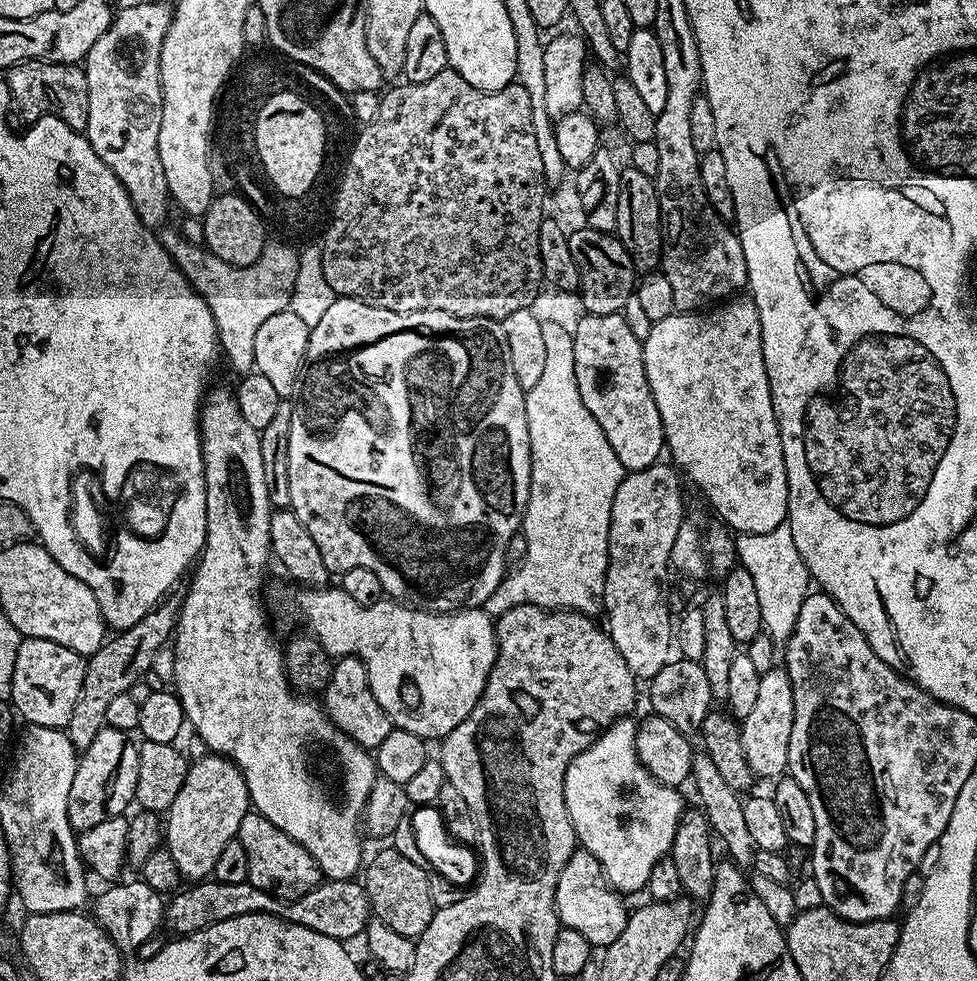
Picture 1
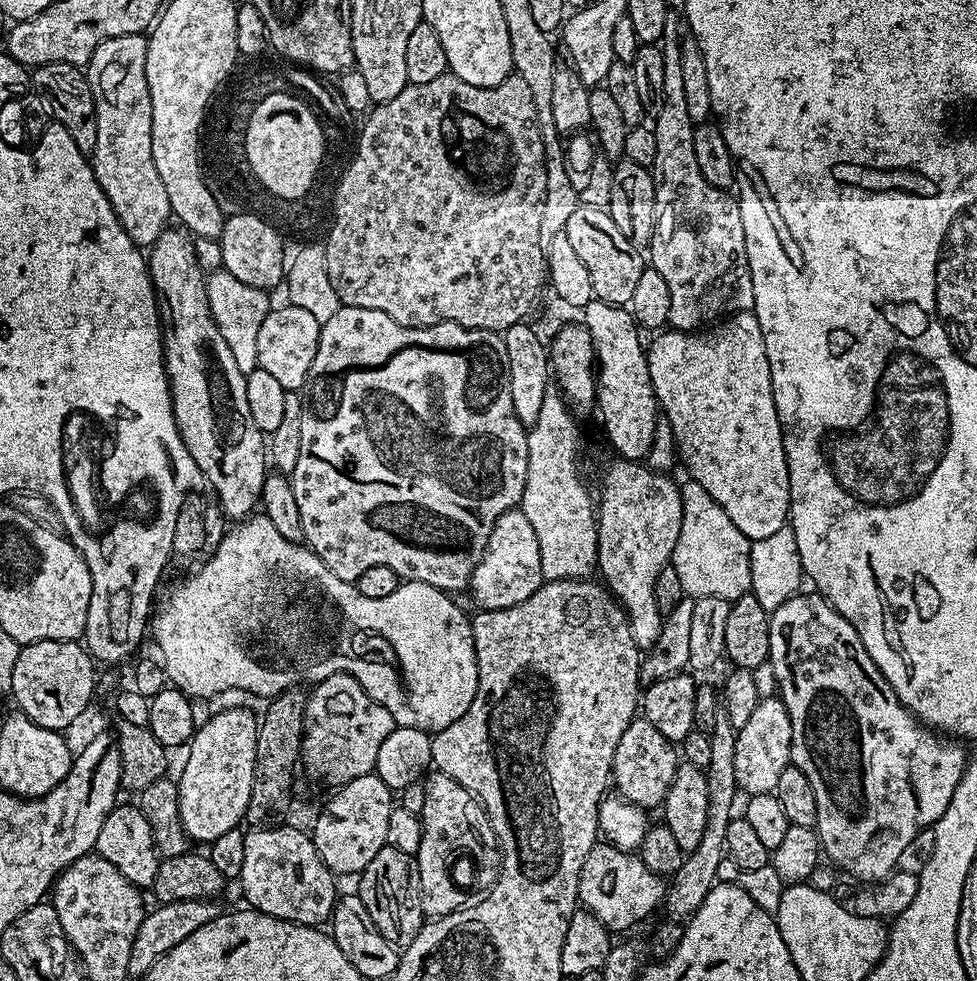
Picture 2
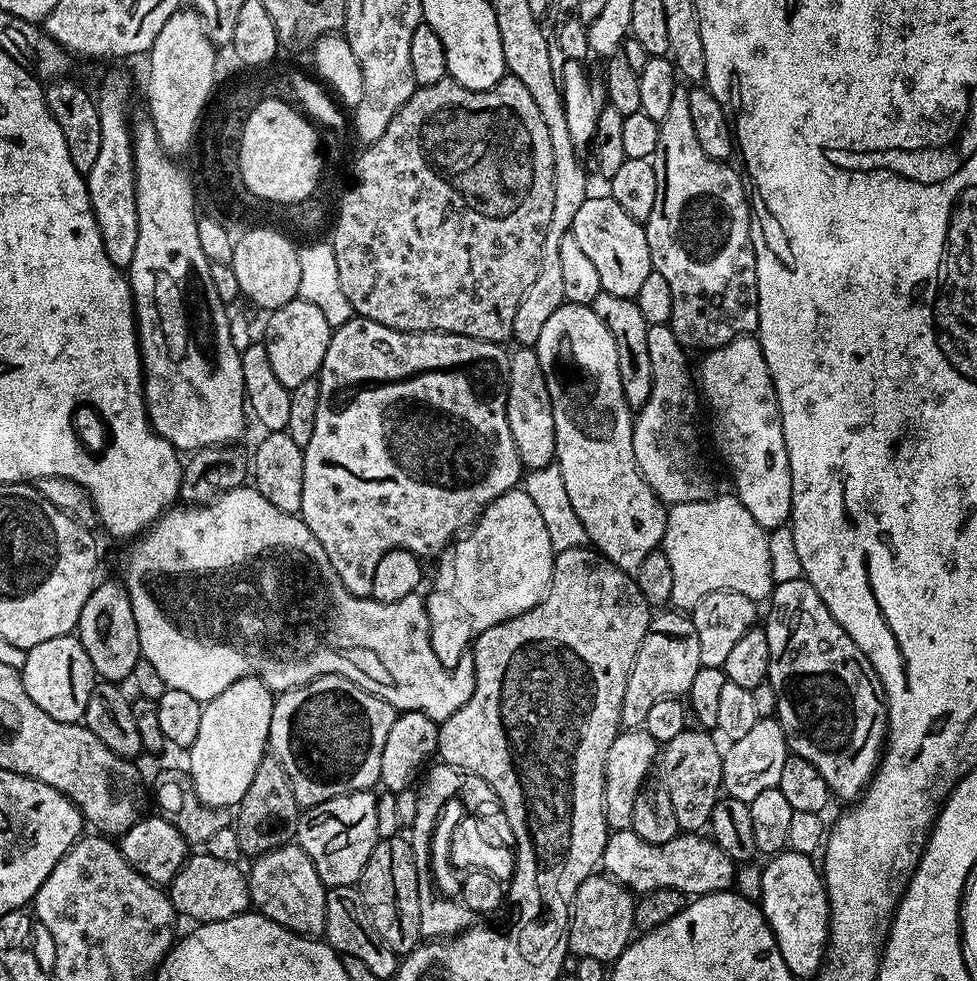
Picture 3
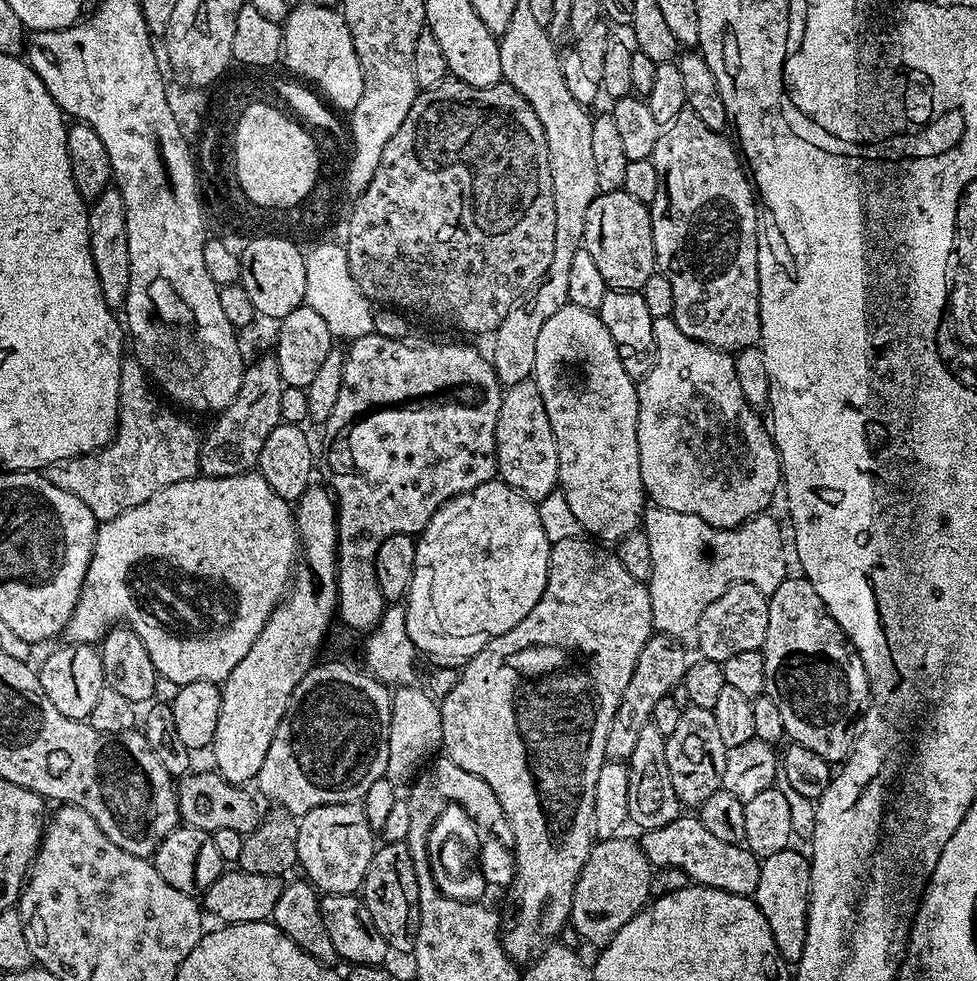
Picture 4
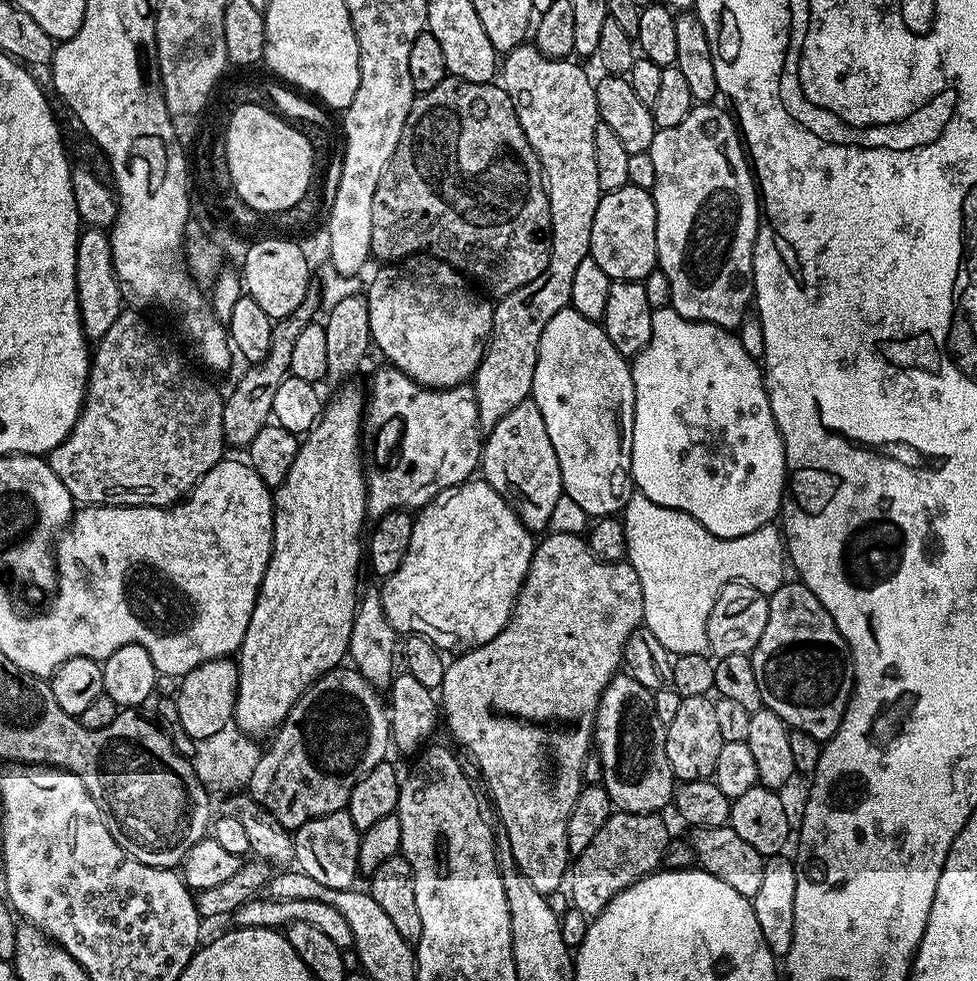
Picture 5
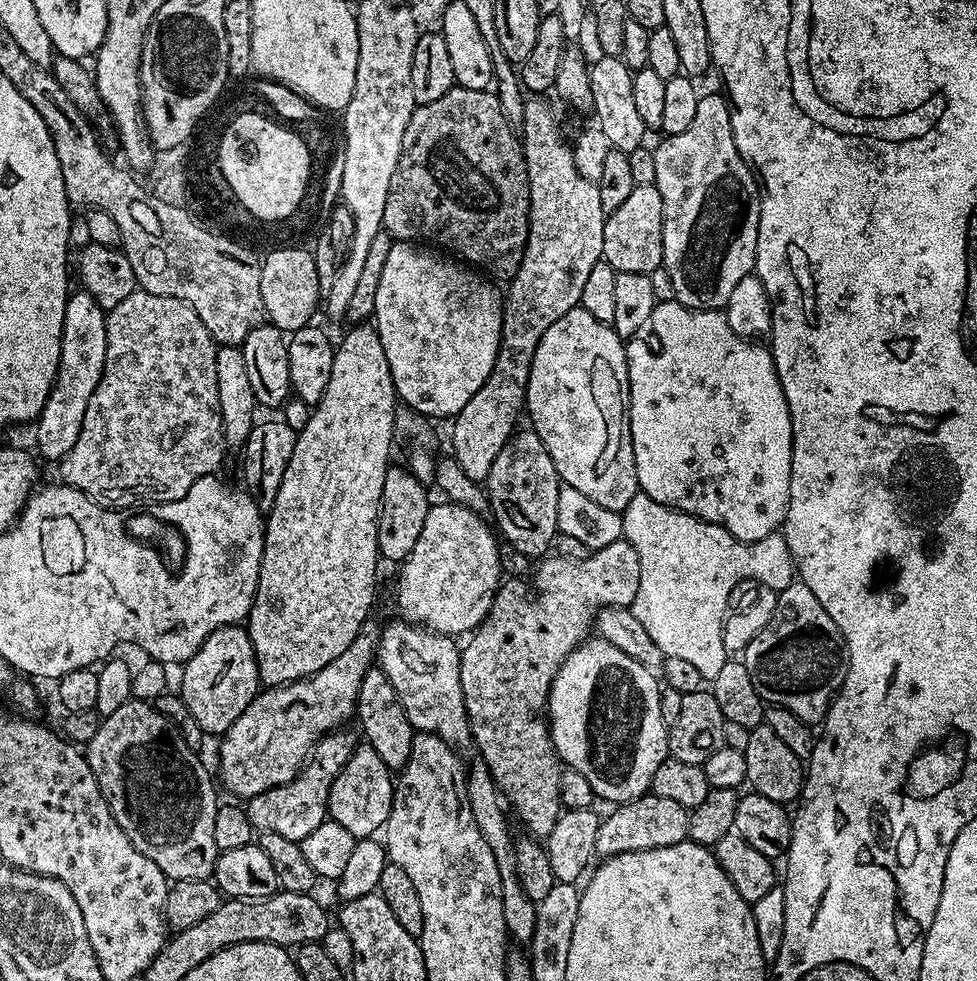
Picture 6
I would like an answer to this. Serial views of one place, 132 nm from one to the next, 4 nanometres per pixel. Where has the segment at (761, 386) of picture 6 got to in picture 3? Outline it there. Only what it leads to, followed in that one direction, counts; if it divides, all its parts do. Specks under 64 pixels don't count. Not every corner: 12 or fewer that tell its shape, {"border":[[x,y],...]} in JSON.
{"border":[[650,324],[652,389],[634,458],[665,505],[713,495],[694,372],[668,324]]}

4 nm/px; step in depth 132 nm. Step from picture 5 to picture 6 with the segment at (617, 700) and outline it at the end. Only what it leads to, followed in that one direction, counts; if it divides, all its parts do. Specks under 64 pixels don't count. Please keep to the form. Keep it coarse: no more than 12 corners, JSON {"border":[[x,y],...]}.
{"border":[[599,638],[550,686],[561,765],[625,804],[669,759],[653,669]]}

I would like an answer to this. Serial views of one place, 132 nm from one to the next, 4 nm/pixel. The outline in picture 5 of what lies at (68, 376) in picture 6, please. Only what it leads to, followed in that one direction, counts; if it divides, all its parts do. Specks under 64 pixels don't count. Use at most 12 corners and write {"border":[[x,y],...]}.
{"border":[[85,227],[76,247],[84,335],[99,342],[126,308],[110,235]]}

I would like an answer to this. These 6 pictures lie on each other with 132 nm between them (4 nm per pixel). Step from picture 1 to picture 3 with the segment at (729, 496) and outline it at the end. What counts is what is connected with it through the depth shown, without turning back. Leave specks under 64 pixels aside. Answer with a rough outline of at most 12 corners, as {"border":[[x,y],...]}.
{"border":[[755,335],[713,348],[698,388],[734,494],[766,530],[792,479],[774,382]]}

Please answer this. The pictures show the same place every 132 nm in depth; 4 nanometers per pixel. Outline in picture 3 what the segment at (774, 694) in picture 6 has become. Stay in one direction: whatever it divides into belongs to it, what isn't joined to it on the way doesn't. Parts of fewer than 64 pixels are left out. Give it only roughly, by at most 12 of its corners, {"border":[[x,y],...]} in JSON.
{"border":[[776,584],[775,715],[835,799],[880,764],[882,682],[818,590]]}

